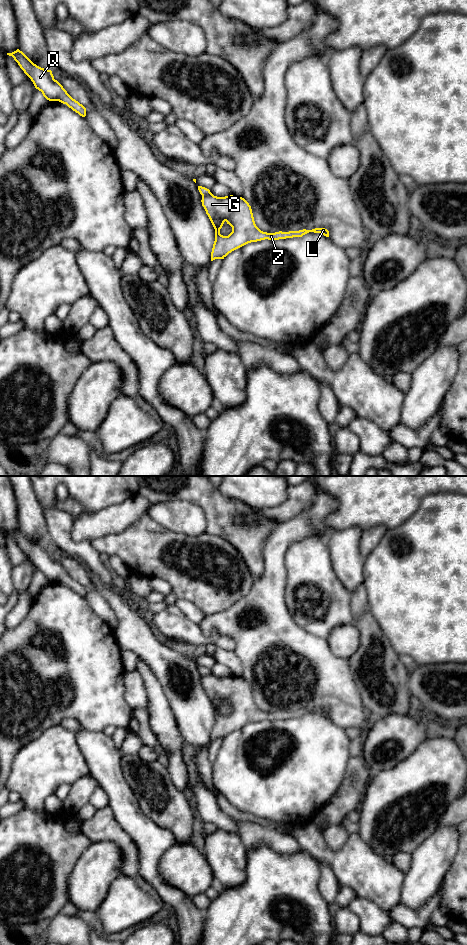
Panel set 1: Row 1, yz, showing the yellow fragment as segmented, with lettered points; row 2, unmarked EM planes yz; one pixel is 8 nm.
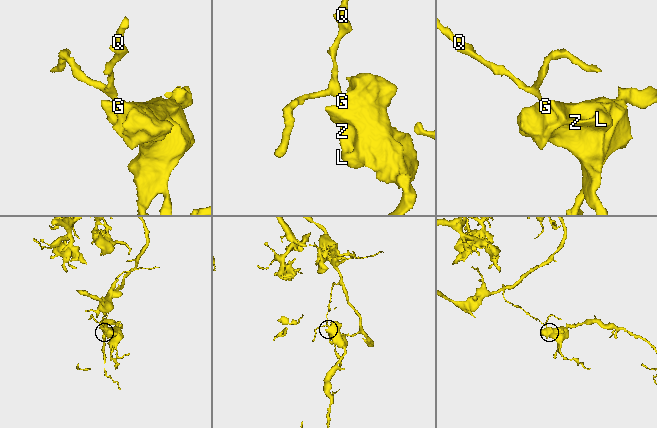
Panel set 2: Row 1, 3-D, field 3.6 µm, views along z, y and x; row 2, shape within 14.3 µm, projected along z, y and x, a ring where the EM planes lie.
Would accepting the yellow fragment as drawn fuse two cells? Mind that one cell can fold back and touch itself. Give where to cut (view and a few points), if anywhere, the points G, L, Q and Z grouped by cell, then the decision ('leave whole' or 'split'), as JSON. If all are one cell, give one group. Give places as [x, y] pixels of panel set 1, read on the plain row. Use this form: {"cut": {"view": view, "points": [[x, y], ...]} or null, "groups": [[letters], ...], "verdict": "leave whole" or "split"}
{"cut": {"view": "yz", "points": [[210, 672], [202, 677]]}, "groups": [["G", "L", "Z"], ["Q"]], "verdict": "split"}

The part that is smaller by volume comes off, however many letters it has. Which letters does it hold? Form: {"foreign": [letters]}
{"foreign": ["G", "L", "Z"]}

